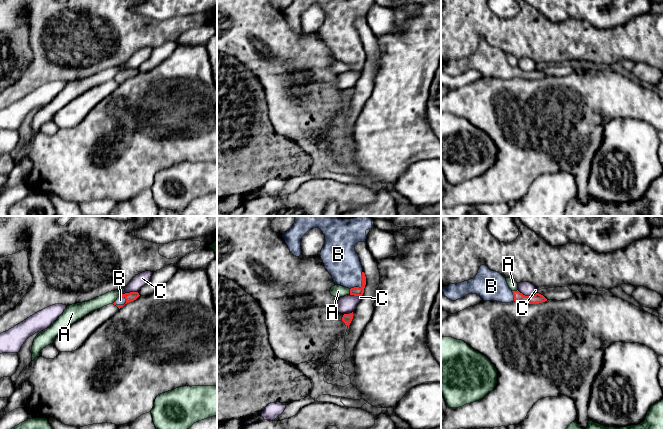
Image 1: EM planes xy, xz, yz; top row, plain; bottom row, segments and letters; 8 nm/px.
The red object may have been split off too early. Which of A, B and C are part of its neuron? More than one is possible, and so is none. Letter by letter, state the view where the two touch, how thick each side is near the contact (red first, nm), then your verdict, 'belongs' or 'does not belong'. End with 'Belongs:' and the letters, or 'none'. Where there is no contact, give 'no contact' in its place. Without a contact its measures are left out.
A: xz | 80/100 nm | does not belong
B: xz | 80/280 nm | belongs
C: yz | 80/110 nm | does not belong
Belongs: B

